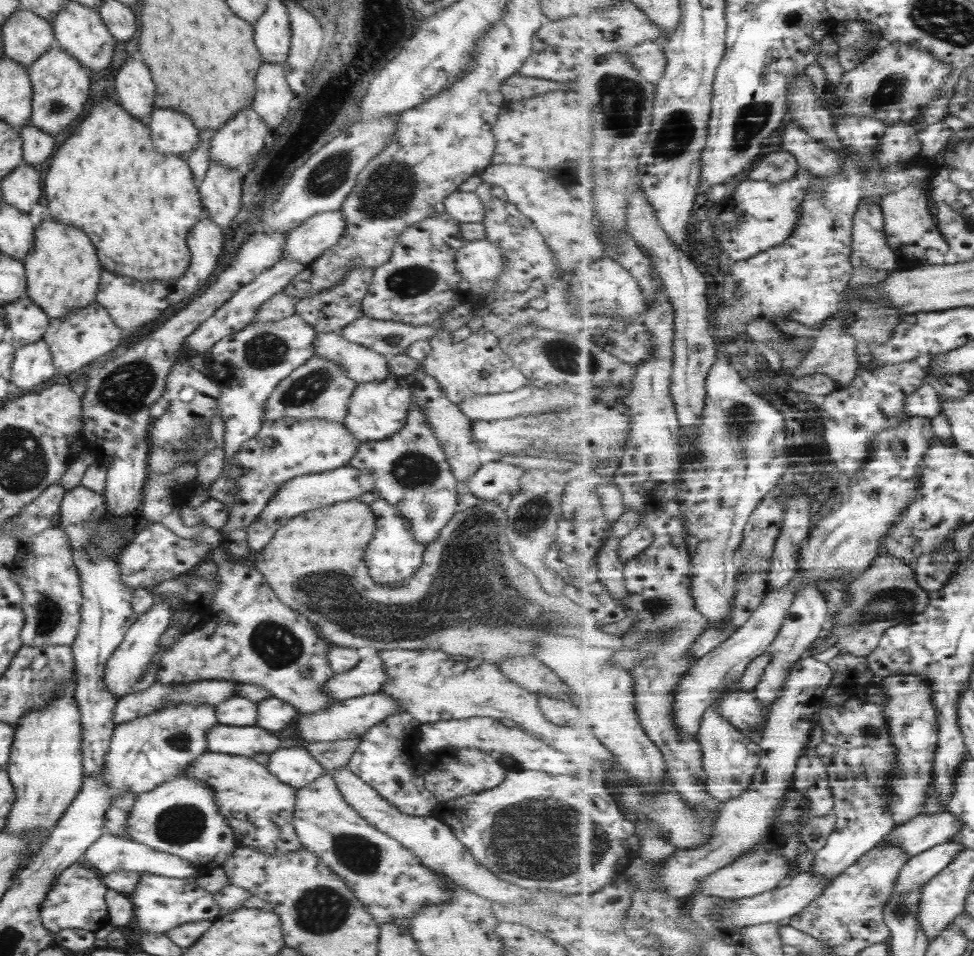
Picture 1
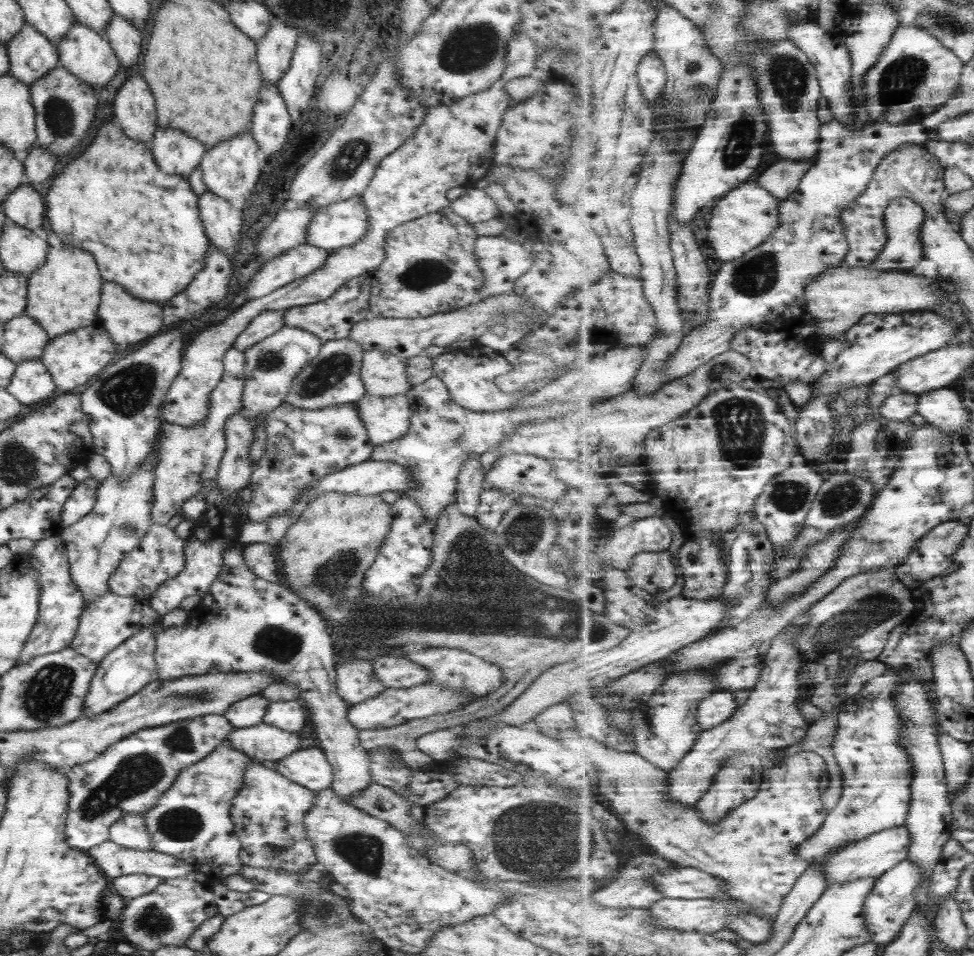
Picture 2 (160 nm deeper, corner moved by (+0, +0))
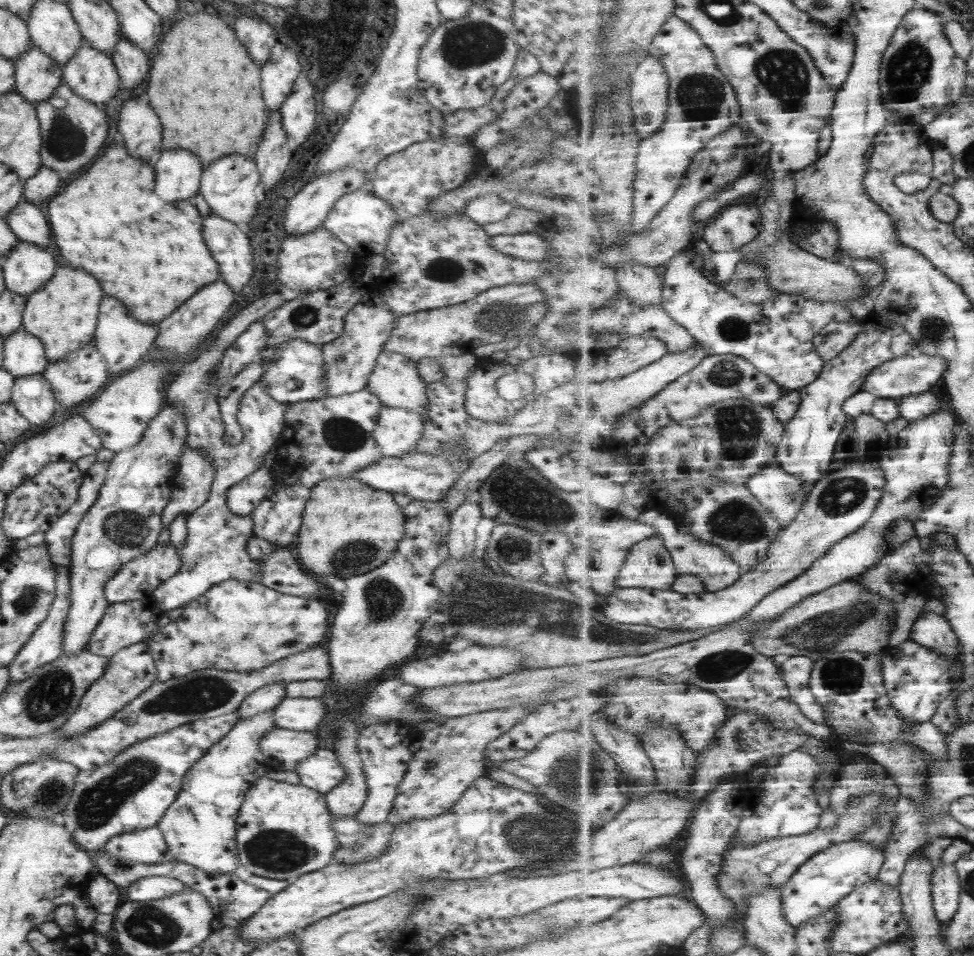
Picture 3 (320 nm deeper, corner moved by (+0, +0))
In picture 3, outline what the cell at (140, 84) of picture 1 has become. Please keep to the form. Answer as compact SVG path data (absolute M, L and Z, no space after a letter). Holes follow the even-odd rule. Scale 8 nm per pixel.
M127 100L119 110L118 139L129 156L153 162L161 152L161 126L153 110L142 100Z

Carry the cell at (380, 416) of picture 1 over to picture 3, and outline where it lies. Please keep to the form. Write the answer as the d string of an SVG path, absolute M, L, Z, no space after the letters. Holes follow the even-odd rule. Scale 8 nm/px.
M382 404L371 436L382 456L401 456L414 450L422 430L423 423L416 412Z

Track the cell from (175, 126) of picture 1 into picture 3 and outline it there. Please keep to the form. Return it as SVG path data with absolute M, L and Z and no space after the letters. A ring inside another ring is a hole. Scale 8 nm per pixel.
M163 150L153 164L155 194L165 202L188 200L196 192L203 168L185 150Z

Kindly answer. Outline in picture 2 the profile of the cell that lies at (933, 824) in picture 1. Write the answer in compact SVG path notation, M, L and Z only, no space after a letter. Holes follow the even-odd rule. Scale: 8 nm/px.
M893 827L882 830L880 833L872 834L867 838L862 838L853 846L839 850L831 860L824 875L828 878L828 886L831 887L844 882L855 882L863 878L878 878L892 868L900 865L909 858L909 850L912 849L912 833L908 827Z

